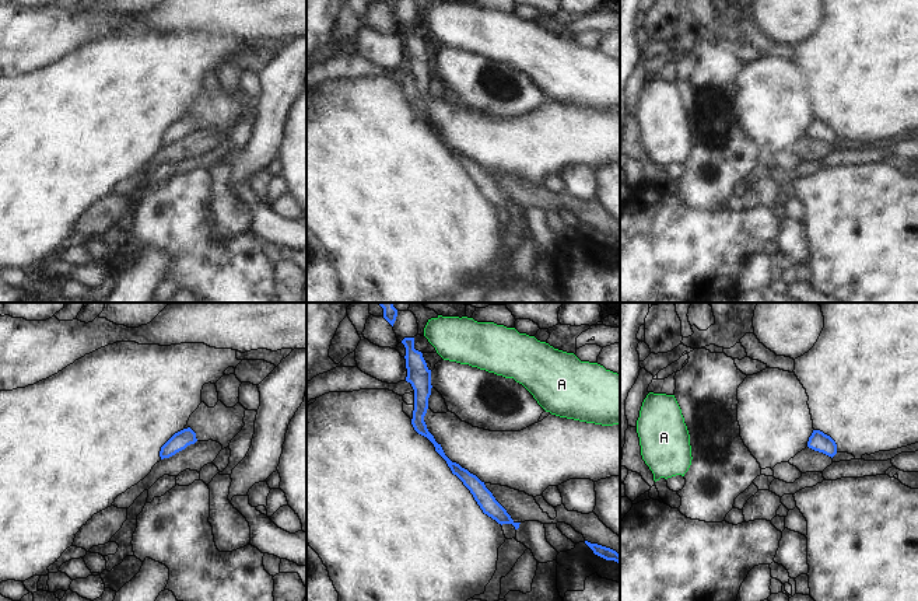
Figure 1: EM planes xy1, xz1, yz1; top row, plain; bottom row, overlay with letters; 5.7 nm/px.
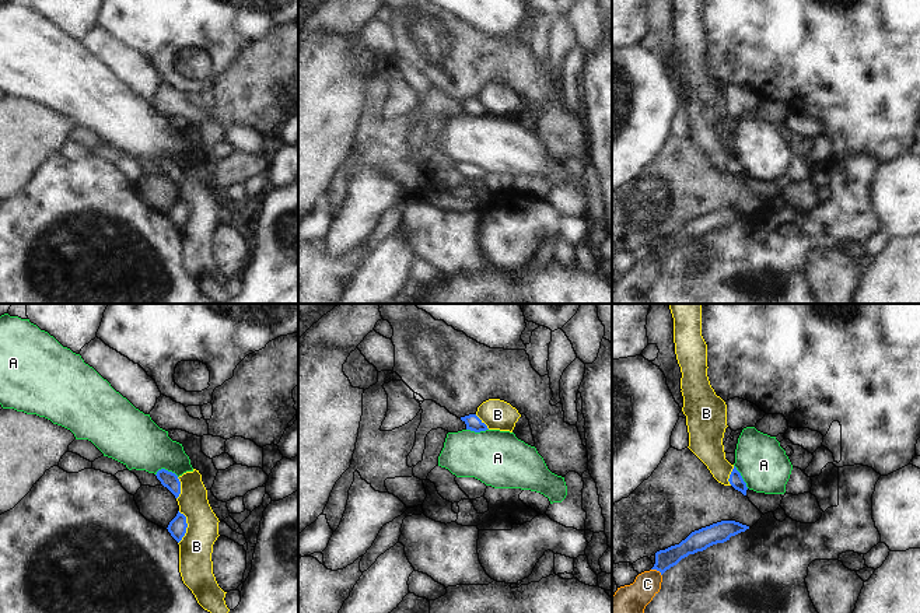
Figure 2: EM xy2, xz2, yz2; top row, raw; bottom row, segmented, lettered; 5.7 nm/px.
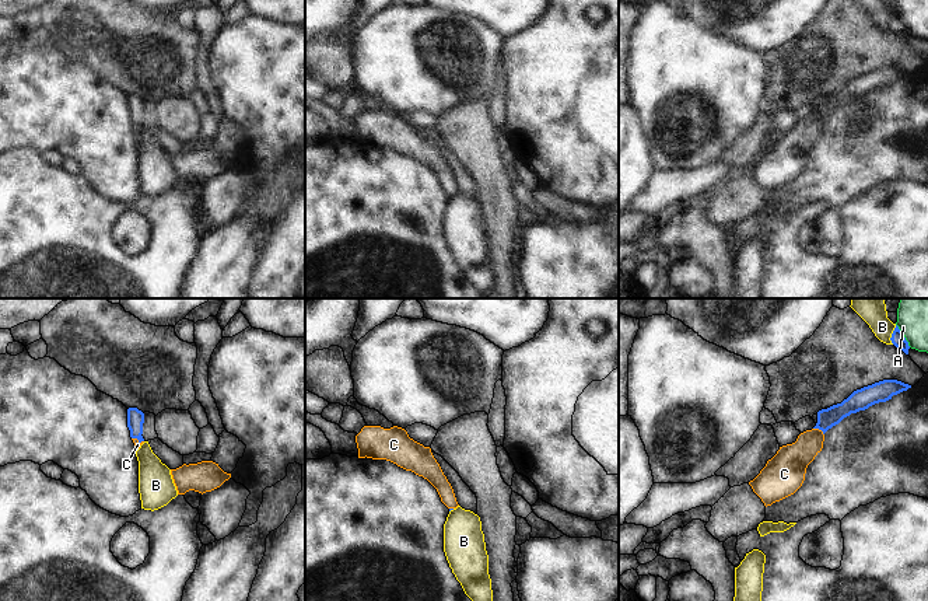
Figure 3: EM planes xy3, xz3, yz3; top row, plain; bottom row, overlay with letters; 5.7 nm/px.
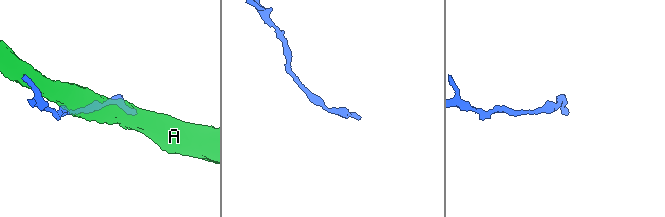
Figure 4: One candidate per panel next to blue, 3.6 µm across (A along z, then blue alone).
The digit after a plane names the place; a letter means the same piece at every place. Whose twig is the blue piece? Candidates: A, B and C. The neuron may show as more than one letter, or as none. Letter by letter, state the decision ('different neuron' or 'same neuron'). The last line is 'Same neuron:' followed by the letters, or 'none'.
A: different neuron
B: different neuron
C: same neuron
Same neuron: C

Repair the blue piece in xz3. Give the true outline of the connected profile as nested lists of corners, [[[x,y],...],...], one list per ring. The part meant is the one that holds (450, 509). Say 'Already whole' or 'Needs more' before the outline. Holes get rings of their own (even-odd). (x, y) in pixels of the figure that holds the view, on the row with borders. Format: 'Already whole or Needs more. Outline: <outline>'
Needs more. Outline: [[[364,426],[356,436],[358,458],[386,460],[427,479],[451,510],[459,504],[431,448],[414,441],[402,427]]]

